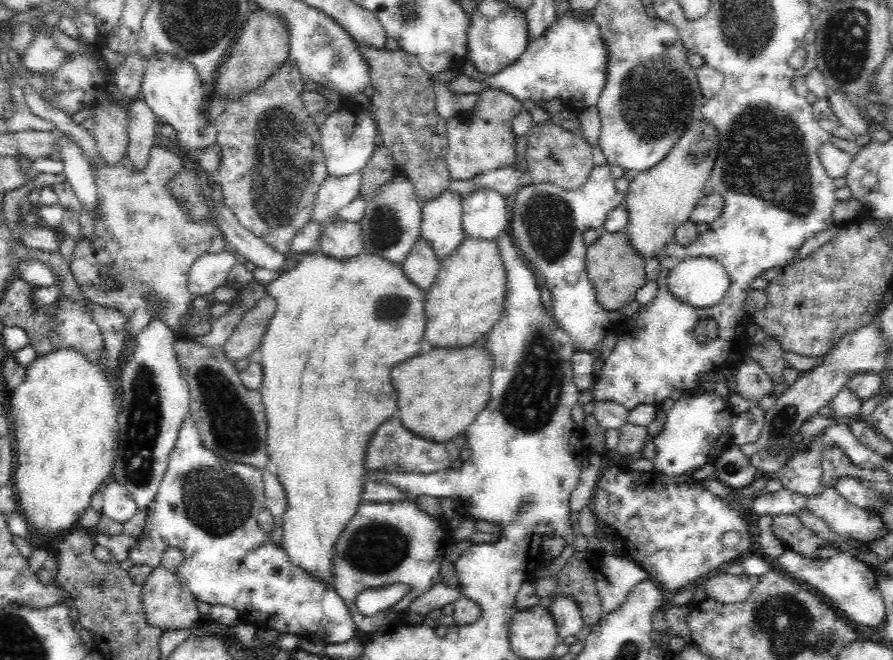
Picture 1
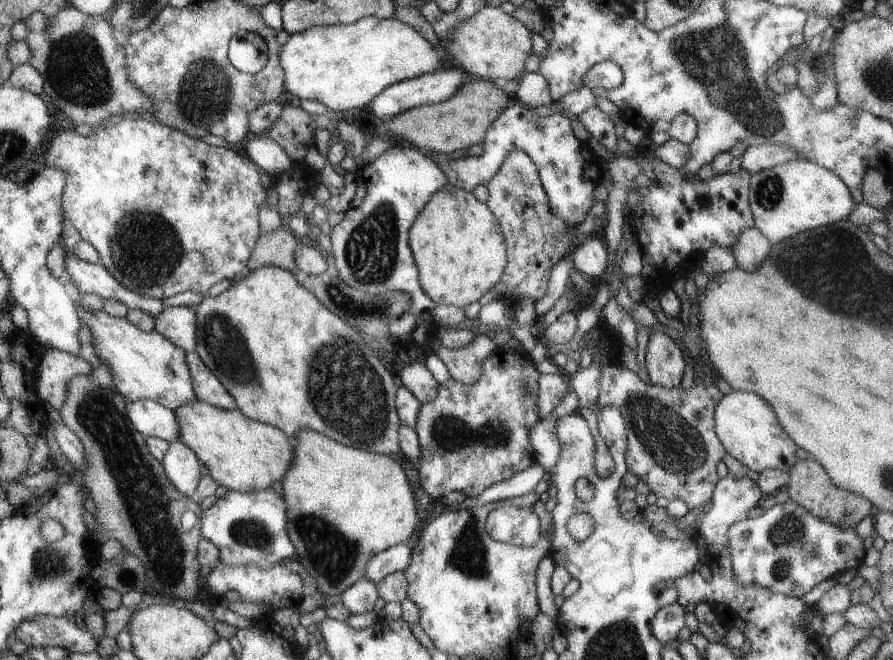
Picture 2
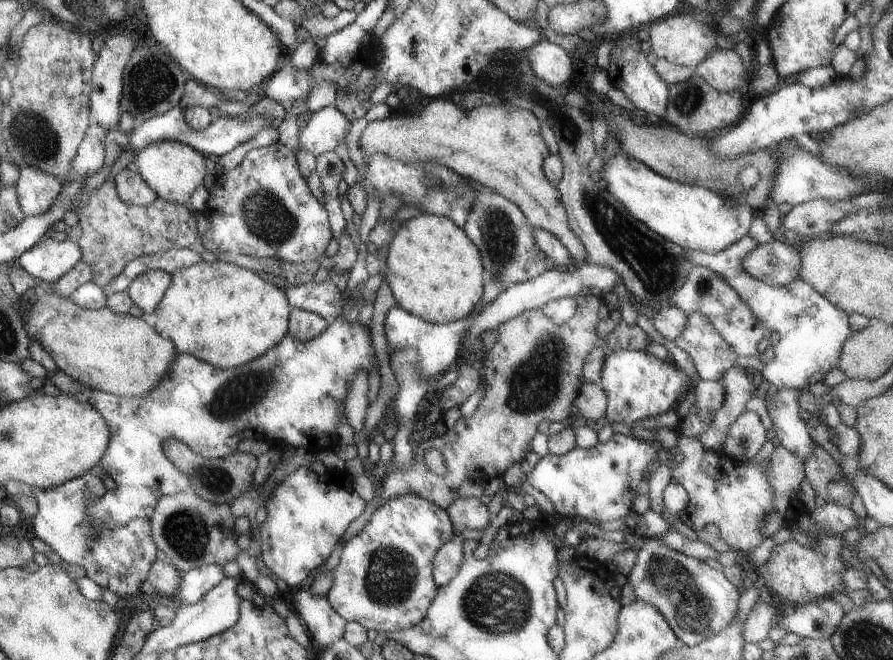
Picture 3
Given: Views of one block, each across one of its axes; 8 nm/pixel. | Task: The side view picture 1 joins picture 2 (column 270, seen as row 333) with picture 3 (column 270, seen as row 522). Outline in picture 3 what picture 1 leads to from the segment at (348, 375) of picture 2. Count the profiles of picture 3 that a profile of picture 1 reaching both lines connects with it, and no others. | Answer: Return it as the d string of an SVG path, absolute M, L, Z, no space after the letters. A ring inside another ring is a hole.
M197 262L189 268L179 268L171 274L171 282L155 306L155 312L151 316L141 316L155 332L159 332L163 338L169 338L177 350L177 354L189 354L197 360L203 360L215 368L229 370L239 368L263 352L267 352L271 346L279 344L279 340L289 332L289 314L291 306L285 298L285 292L269 284L267 280L261 280L259 274L239 268L235 264L227 262Z

